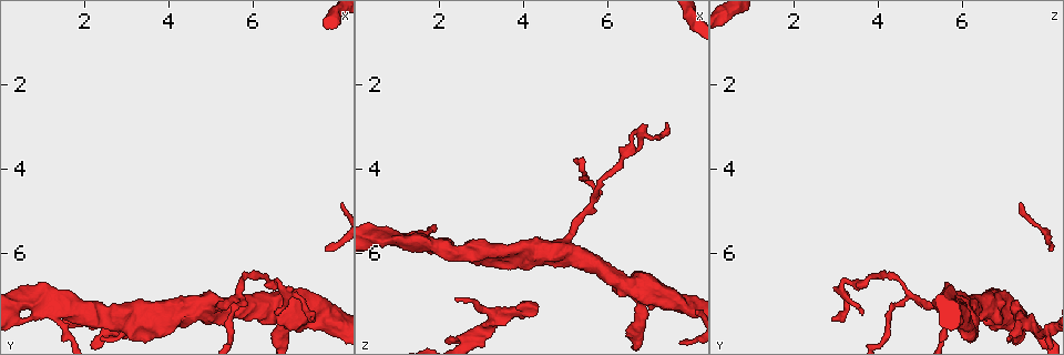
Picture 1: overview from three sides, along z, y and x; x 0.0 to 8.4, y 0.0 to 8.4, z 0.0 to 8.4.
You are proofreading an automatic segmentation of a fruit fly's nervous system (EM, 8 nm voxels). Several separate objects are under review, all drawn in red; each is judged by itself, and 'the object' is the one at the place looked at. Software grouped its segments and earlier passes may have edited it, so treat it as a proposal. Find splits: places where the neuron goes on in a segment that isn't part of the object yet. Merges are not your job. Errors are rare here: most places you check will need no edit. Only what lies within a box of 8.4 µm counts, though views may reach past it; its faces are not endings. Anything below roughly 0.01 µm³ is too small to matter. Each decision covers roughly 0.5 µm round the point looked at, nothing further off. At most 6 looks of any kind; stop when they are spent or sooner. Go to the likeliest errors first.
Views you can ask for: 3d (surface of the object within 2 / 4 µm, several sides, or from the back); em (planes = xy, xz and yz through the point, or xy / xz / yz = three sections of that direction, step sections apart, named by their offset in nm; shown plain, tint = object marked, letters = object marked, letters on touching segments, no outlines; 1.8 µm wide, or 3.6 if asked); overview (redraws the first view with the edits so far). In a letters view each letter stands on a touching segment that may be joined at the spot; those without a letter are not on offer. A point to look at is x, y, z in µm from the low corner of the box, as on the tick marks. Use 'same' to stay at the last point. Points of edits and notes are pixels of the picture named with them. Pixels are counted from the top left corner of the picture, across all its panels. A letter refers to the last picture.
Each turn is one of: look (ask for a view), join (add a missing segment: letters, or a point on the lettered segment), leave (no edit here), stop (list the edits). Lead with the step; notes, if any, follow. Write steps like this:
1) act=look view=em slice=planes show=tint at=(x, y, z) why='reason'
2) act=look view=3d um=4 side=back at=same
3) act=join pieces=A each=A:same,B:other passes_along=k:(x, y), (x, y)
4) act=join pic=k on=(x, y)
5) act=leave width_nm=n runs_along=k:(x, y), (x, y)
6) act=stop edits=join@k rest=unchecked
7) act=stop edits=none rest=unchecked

act=look view=em slice=planes show=letters at=(4.35, 7.35, 7.40) why='free end'

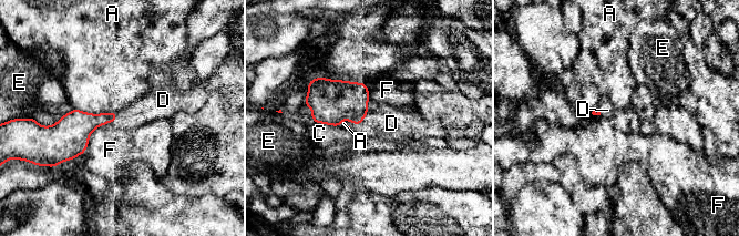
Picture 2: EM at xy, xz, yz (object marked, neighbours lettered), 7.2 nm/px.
act=join pieces=D each=A:other,C:other,D:same,E:other,F:other found='it goes on there'

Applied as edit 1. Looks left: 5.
act=look view=overview why='see it whole again'

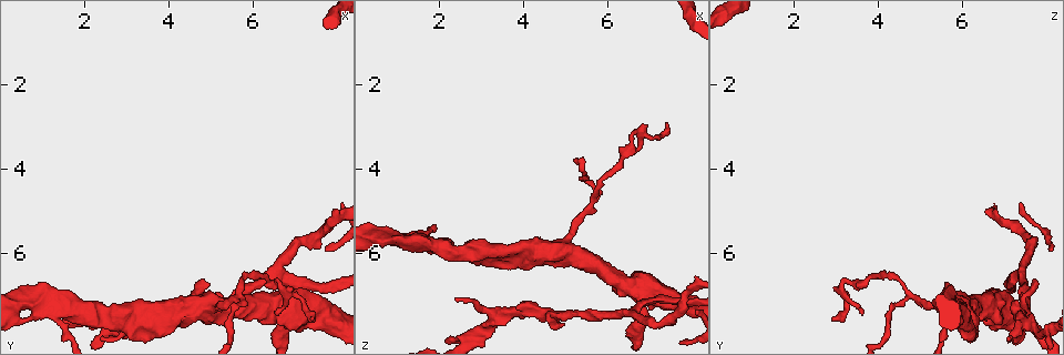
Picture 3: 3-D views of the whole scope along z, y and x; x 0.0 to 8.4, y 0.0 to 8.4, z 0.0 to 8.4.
act=look view=em slice=planes show=letters at=(6.60, 6.70, 3.35) why='sharp bend'

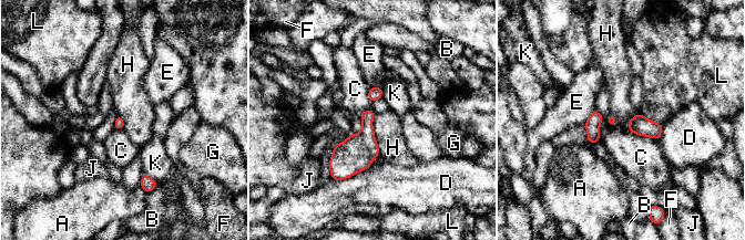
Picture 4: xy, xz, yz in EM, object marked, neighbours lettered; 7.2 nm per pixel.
act=leave longest_contact=D:300nm each=A:other,B:other,C:other,D:other,E:other,F:other,G:other,H:other,J:other,K:other,L:other border=4:(374, 114), (373, 131), (379, 154) found='no lettered segment goes on from it'

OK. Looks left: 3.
act=look view=3d um=2 at=(5.70, 6.95, 4.75) why='three-way junction'

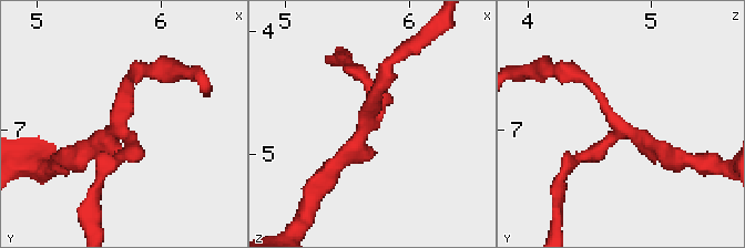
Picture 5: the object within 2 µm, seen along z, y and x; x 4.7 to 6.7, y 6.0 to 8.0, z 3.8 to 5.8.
act=look view=em slice=planes show=plain at=(5.66, 6.98, 4.78)

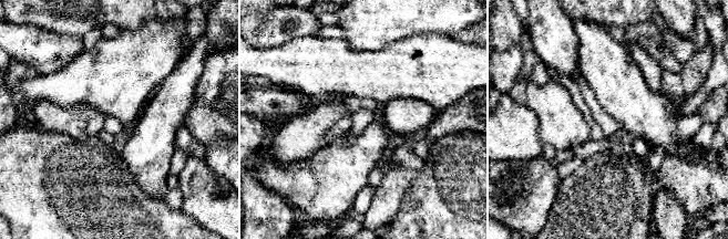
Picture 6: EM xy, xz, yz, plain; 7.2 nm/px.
act=look view=em slice=planes show=letters at=same

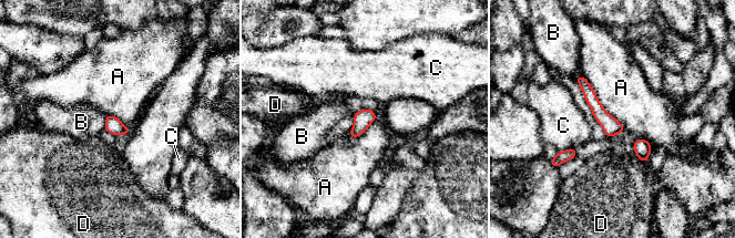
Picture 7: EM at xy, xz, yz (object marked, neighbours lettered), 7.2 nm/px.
act=leave width_nm=120 each=A:other,B:other,C:other,D:other runs_along=7:(579, 79), (614, 133) found='no lettered segment goes on from it'

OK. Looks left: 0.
act=stop edits=join@2 rest=unchecked

